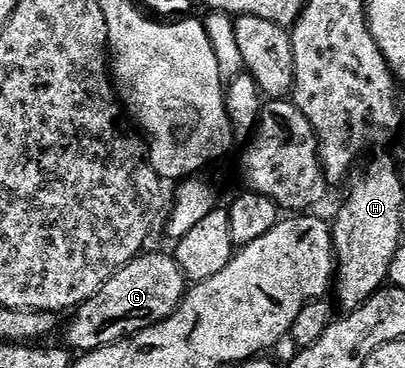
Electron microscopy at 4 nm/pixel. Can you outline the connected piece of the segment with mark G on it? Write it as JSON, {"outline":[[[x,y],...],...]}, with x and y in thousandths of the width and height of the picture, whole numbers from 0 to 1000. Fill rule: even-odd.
{"outline":[[[348,688],[311,715],[222,815],[188,834],[178,878],[153,921],[156,938],[178,957],[215,957],[262,946],[304,918],[331,913],[432,848],[459,796],[459,758],[440,728],[432,698],[415,690]]]}

